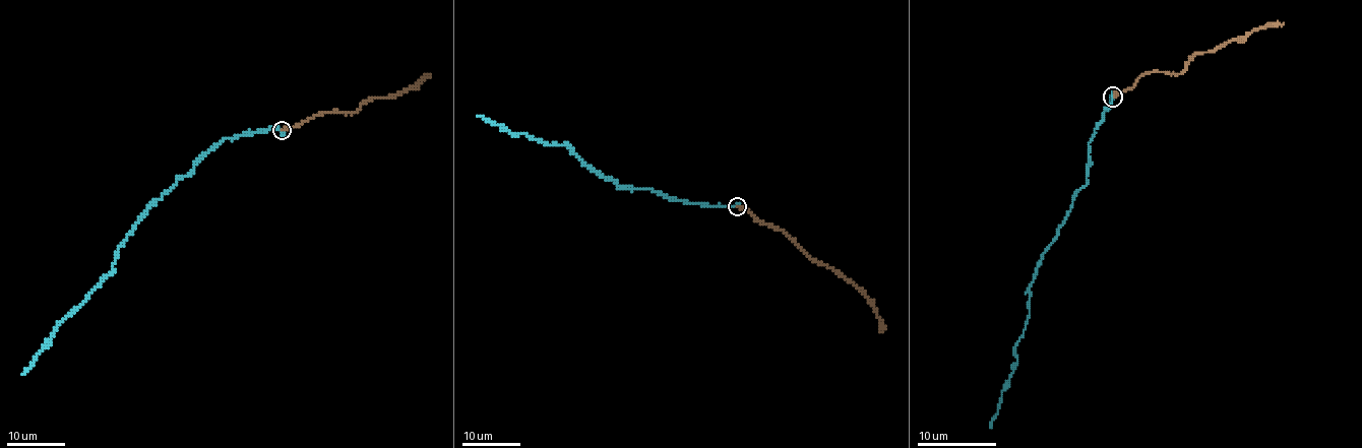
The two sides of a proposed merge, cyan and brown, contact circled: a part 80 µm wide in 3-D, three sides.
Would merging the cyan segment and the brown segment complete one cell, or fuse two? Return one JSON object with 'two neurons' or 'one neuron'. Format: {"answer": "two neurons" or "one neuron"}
{"answer": "two neurons"}

